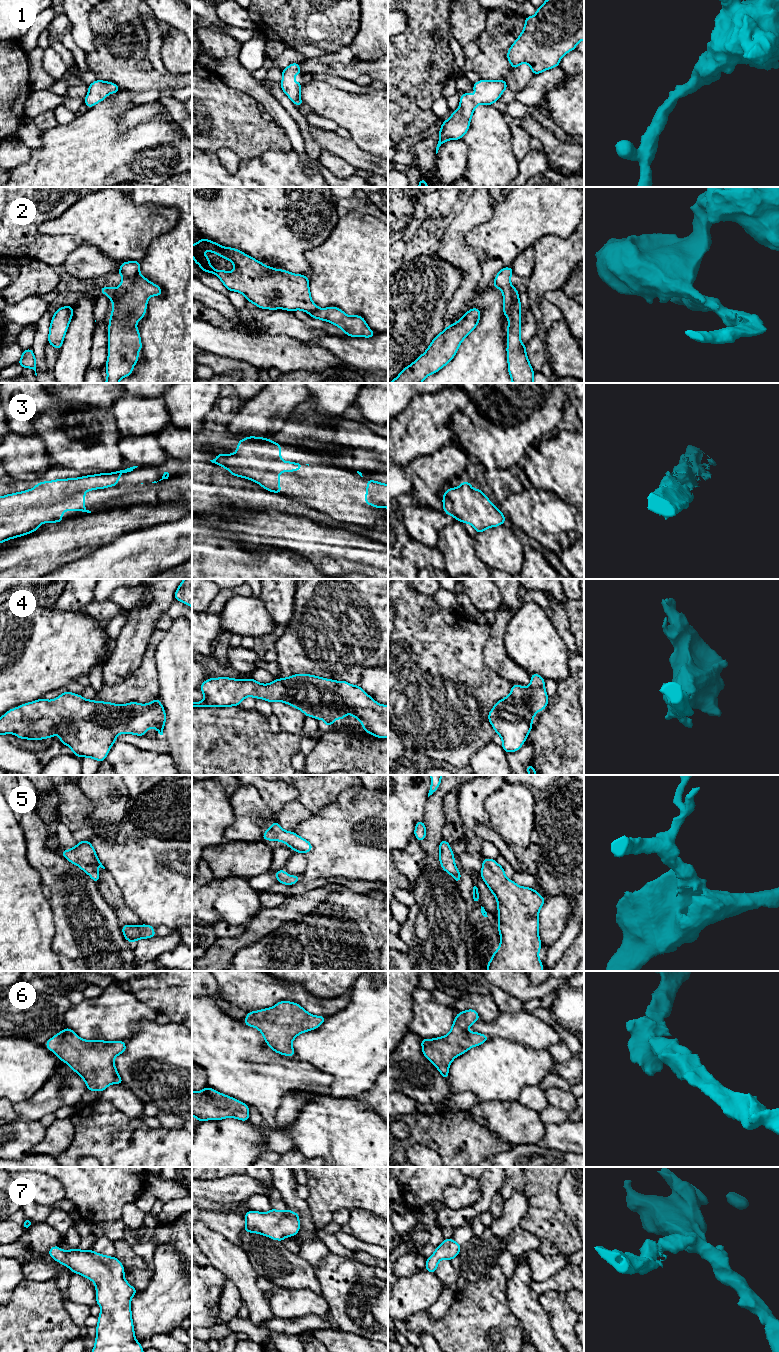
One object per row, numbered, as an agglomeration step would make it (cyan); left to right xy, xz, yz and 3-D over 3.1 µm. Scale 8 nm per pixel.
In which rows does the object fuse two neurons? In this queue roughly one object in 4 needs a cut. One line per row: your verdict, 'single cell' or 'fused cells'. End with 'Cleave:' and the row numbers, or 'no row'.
1: single cell
2: fused cells
3: single cell
4: single cell
5: single cell
6: single cell
7: single cell
Cleave: 2

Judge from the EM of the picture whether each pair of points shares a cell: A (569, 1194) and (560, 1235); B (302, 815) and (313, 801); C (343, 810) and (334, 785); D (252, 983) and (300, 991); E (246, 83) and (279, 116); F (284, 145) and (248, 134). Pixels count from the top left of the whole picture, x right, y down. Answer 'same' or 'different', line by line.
A: different
B: different
C: different
D: same
E: same
F: same

